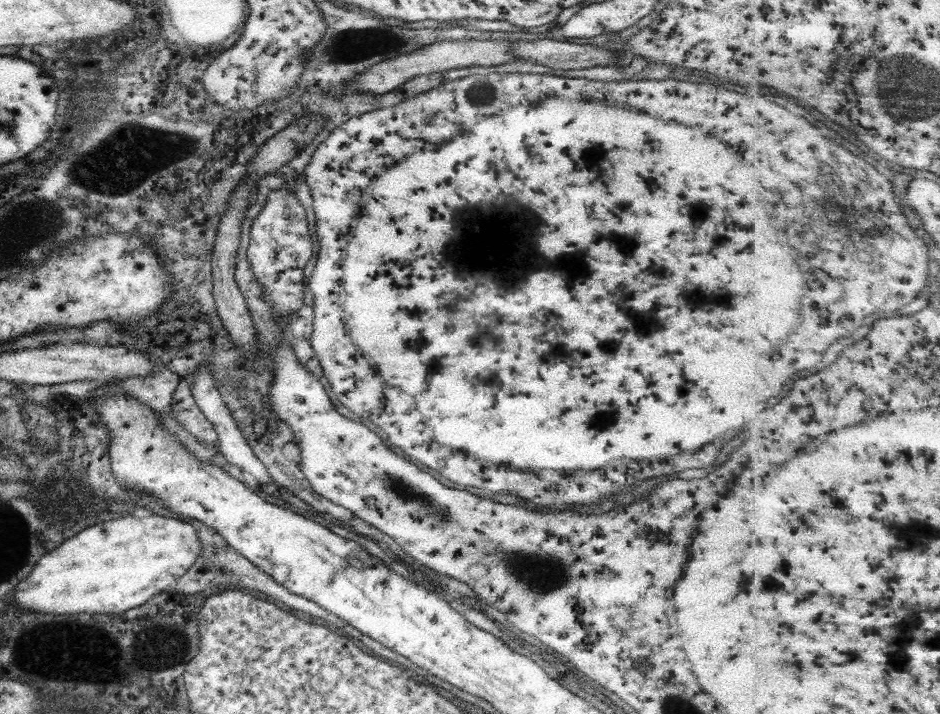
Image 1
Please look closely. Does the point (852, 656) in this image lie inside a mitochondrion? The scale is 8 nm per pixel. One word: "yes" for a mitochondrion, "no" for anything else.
no

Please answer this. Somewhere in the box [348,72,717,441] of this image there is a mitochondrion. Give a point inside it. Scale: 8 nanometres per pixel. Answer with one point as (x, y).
(480, 93)

